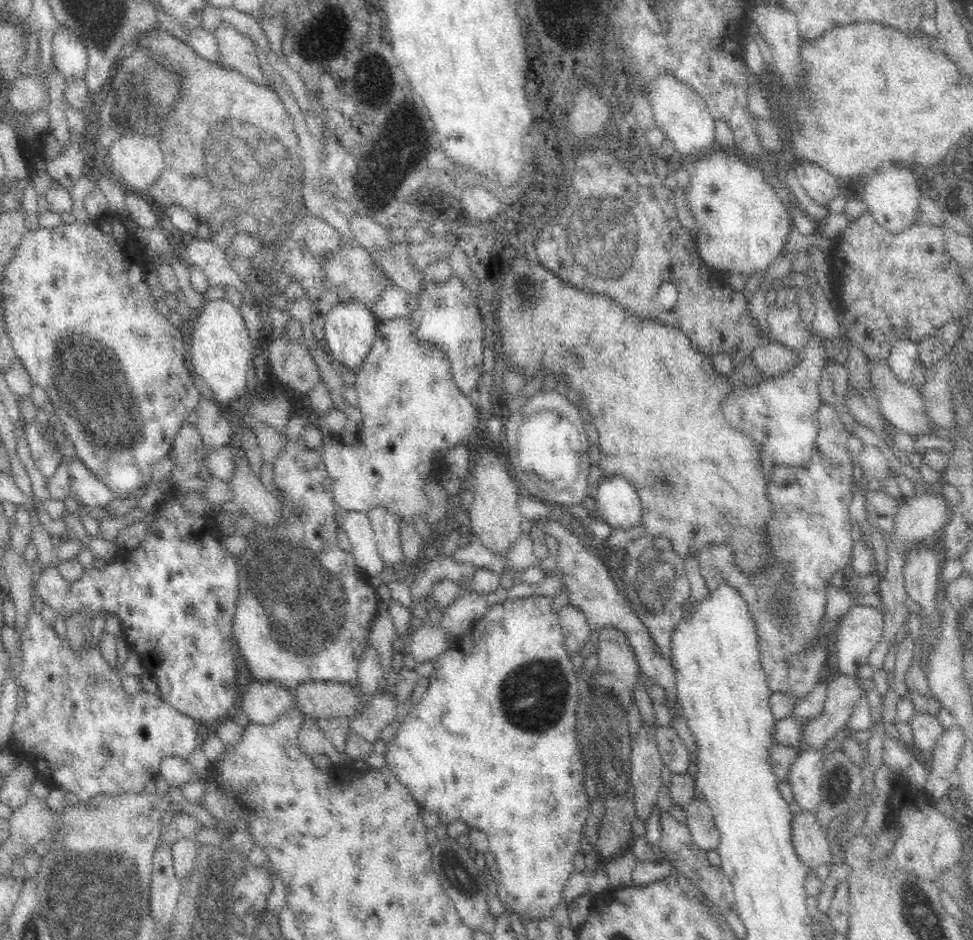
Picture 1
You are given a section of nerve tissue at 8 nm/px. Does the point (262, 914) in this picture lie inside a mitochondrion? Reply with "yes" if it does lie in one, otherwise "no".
no

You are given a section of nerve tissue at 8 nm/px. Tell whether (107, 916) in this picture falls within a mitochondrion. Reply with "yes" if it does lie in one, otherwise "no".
yes

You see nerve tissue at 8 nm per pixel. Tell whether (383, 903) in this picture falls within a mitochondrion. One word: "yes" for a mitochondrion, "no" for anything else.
no

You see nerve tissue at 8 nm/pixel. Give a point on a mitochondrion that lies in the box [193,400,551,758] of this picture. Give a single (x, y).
(281, 575)

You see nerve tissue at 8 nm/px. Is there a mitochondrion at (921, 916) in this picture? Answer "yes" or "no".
yes

